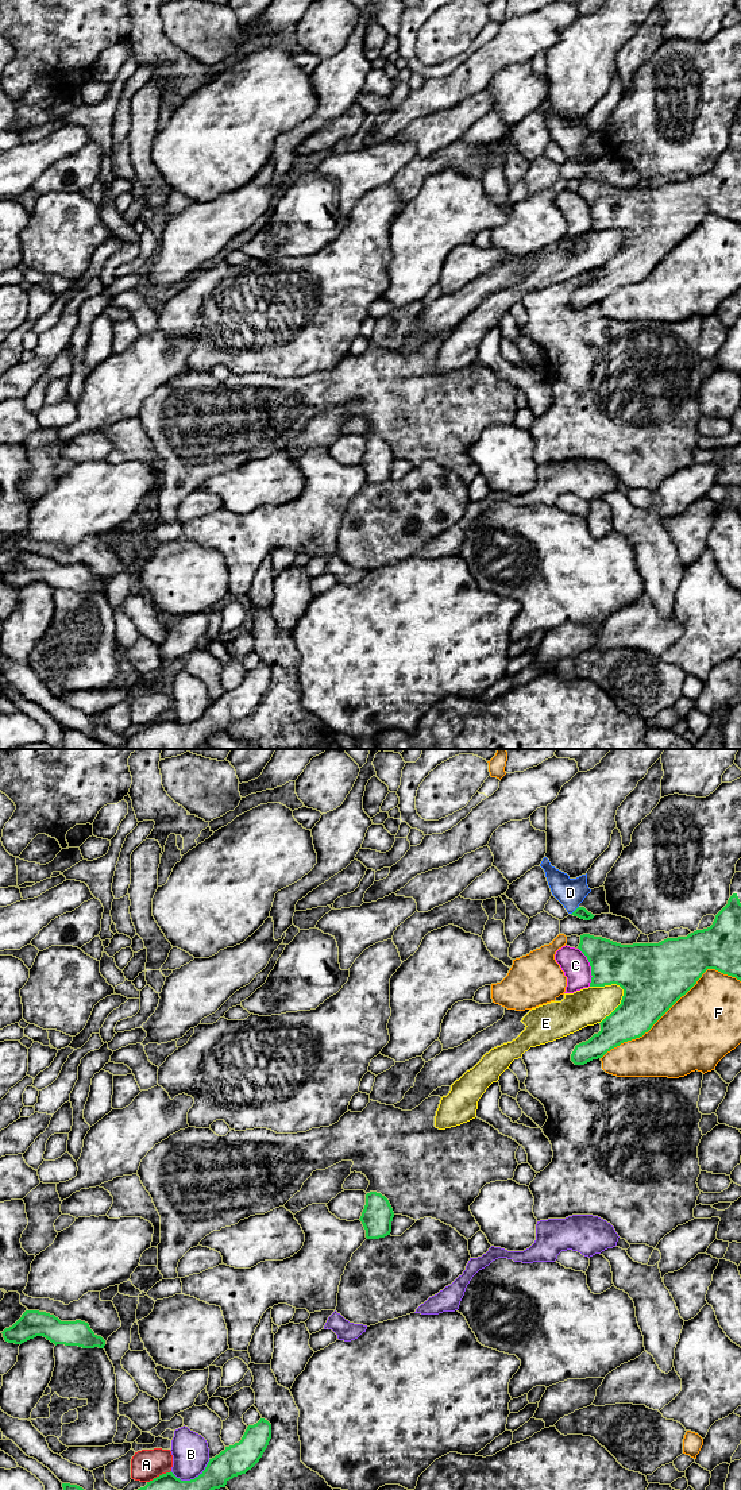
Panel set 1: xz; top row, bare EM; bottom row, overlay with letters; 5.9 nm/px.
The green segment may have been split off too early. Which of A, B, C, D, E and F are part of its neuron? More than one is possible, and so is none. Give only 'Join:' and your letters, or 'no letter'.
Join: D

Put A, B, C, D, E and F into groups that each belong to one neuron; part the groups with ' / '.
A / B / C / D / E / F

